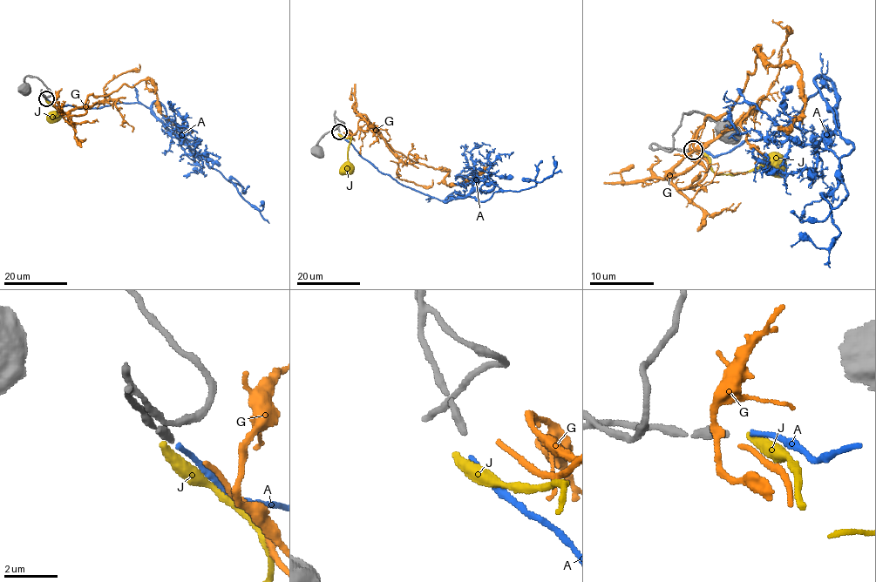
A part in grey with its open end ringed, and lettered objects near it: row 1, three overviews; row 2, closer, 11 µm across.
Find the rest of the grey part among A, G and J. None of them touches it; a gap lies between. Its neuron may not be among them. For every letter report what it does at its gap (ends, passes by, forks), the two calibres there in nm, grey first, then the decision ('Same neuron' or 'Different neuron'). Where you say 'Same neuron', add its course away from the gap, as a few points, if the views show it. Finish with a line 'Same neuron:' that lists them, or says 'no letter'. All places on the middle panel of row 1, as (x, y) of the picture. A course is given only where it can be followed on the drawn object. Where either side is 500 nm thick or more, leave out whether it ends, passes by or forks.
A: It ends there. Thickness 320 nm (grey) against 170 nm. Same neuron. Its course: (340, 134), (379, 171), (443, 201), (532, 187), (523, 180), (549, 178), (553, 156)
G: It ends there. Thickness 320 nm (grey) against 170 nm. Different neuron
J: It ends there. Thickness 320 nm (grey) against 360 nm. Different neuron
Same neuron: A

